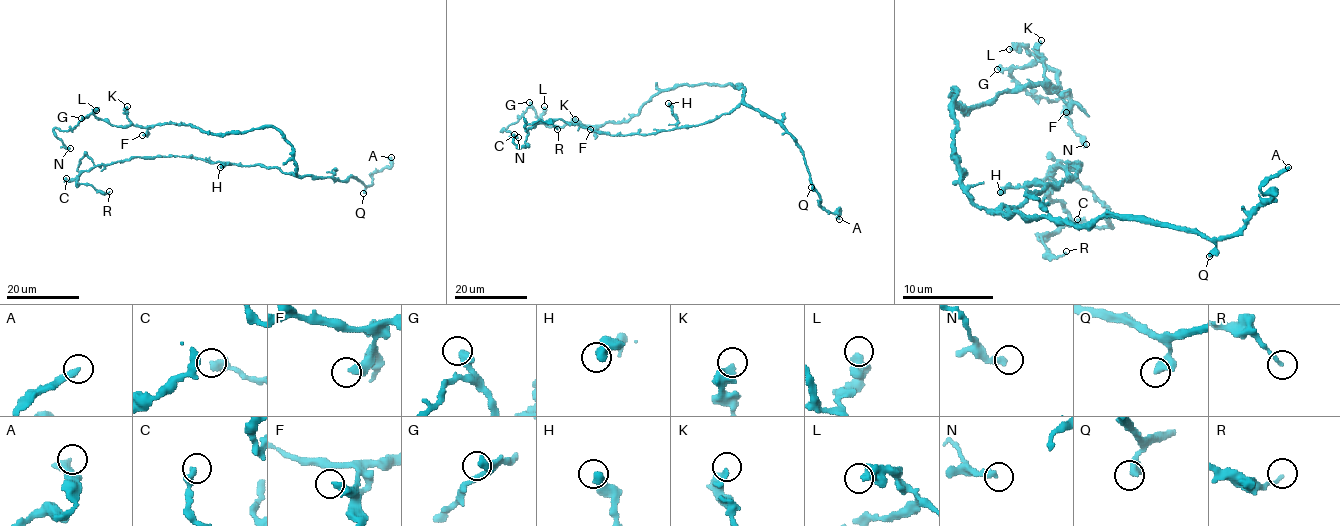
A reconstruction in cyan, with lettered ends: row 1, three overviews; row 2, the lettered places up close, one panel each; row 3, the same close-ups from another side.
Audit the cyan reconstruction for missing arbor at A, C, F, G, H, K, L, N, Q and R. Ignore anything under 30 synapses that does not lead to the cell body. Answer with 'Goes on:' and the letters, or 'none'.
Goes on: A

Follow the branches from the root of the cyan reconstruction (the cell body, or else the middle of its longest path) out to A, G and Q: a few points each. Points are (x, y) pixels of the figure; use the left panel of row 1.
A: (293, 149), (296, 174), (339, 180), (353, 177), (365, 185), (371, 184), (374, 173), (391, 165), (391, 157)
G: (293, 149), (273, 127), (208, 133), (190, 124), (116, 126), (93, 114), (81, 118)
Q: (293, 149), (296, 174), (339, 180), (353, 177), (364, 185), (363, 193)

